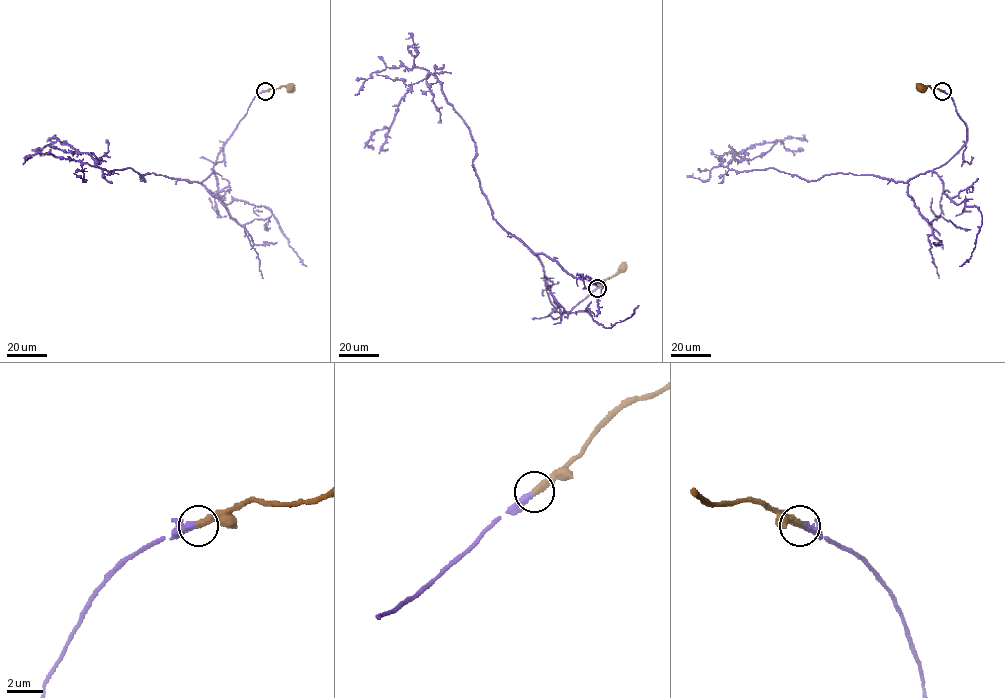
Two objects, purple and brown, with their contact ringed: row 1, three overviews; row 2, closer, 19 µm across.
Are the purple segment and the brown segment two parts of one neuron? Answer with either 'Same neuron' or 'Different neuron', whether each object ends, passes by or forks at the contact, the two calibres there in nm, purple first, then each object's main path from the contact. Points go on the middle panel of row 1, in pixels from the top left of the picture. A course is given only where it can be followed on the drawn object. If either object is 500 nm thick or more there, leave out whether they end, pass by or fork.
Same neuron. At the ring purple ends. At the ring brown ends. Thickness 360 nm (purple) against 400 nm. Course of purple: (597, 288), (559, 313), (538, 258), (493, 217), (469, 128), (434, 75), (412, 85), (374, 149). Course of brown: (597, 288), (622, 266)

